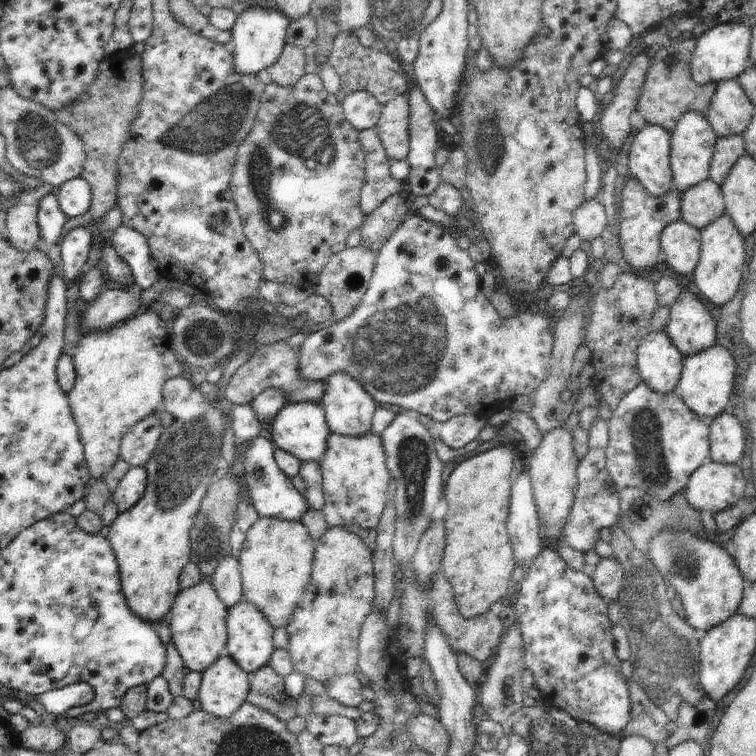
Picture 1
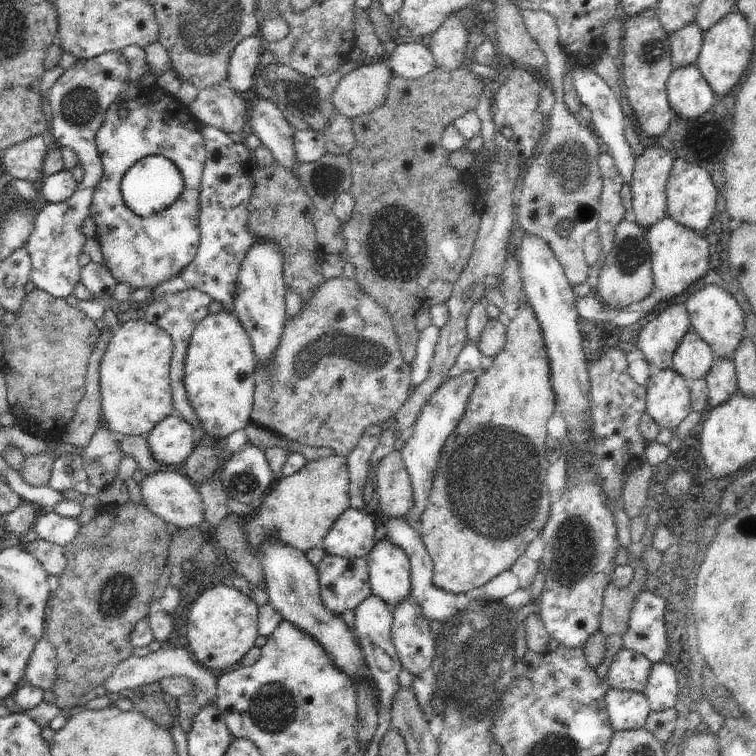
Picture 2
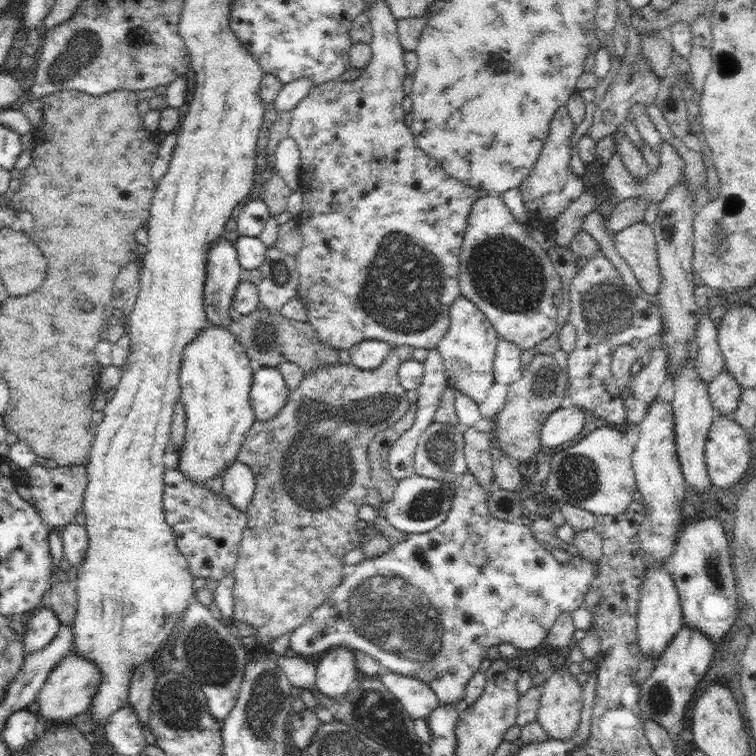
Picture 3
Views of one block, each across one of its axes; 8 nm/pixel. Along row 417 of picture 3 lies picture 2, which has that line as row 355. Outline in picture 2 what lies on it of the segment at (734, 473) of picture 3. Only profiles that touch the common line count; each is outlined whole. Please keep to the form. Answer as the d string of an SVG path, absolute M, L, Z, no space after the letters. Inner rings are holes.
M707 284L701 290L687 296L685 308L687 308L687 314L689 314L691 330L695 330L699 334L699 338L709 344L709 348L713 350L713 358L715 360L733 358L733 352L737 350L737 346L741 344L743 334L745 334L743 312L741 312L739 304L735 302L733 292L729 294L729 292L725 292L723 288L719 288L715 284Z

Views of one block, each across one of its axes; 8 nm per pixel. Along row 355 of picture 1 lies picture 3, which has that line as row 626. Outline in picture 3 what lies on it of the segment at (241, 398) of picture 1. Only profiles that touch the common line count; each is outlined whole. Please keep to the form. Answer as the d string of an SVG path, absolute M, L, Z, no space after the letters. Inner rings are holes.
M397 346L389 348L389 354L385 356L385 360L381 362L381 366L373 368L373 370L357 370L353 368L353 364L333 364L327 368L317 368L313 374L305 376L299 384L299 388L295 392L291 392L287 396L285 406L281 408L281 412L277 416L273 416L273 420L265 420L265 422L255 422L243 436L241 448L237 452L237 460L241 460L243 464L247 464L253 472L255 478L255 494L247 506L247 526L243 530L241 536L241 546L239 546L239 556L237 556L237 564L233 570L233 620L239 624L249 624L251 628L257 630L257 640L261 640L265 644L265 648L269 650L271 642L277 640L279 636L293 632L297 626L301 626L311 612L323 604L323 600L341 584L343 574L347 570L341 568L341 558L351 552L353 548L359 548L359 532L355 530L355 522L357 522L357 508L363 506L363 500L367 498L367 492L371 488L371 466L369 466L369 458L367 458L367 448L371 438L381 432L387 430L389 426L393 426L399 418L403 418L409 410L409 402L407 402L407 390L399 384L399 356L397 356Z

